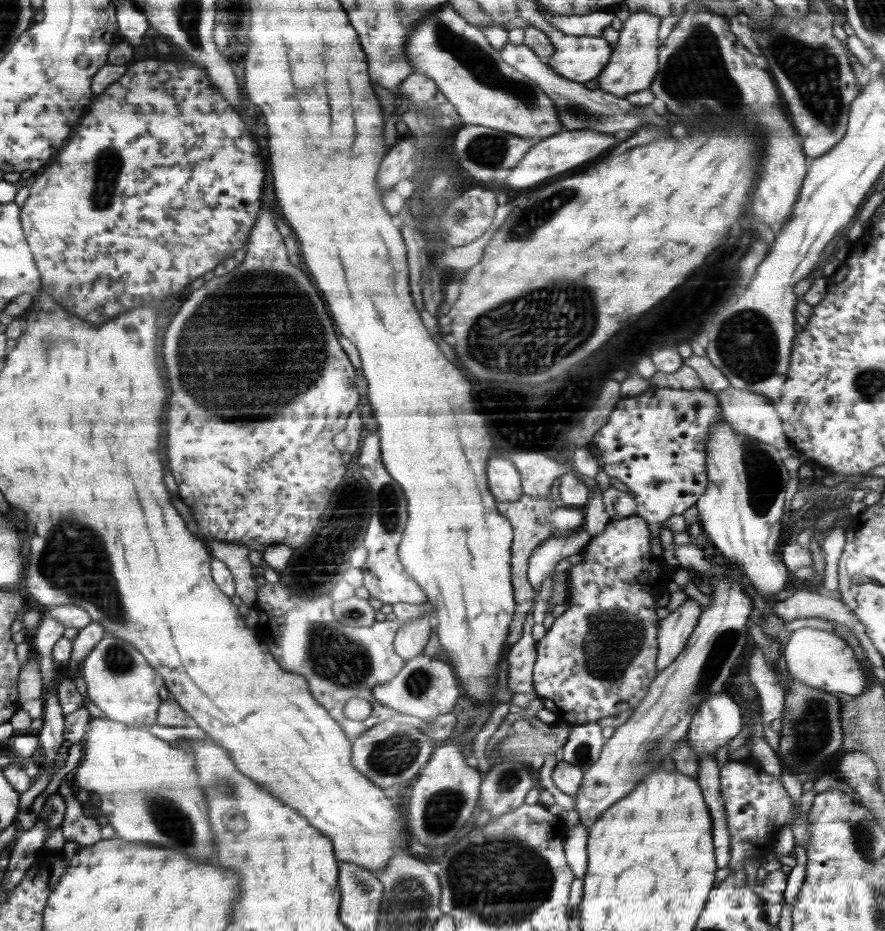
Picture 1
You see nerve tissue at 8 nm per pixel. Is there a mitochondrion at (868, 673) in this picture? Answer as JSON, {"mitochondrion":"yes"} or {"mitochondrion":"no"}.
{"mitochondrion":"no"}

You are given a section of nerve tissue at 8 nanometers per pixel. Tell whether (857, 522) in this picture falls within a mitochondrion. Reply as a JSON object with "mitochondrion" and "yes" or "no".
{"mitochondrion":"no"}

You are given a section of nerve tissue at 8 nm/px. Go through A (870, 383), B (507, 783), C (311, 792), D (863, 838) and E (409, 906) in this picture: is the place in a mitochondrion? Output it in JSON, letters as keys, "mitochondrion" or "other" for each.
{"A":"mitochondrion","B":"mitochondrion","C":"other","D":"mitochondrion","E":"mitochondrion"}

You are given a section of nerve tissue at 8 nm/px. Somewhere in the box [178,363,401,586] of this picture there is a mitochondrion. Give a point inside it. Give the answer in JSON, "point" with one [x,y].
{"point":[326,539]}

